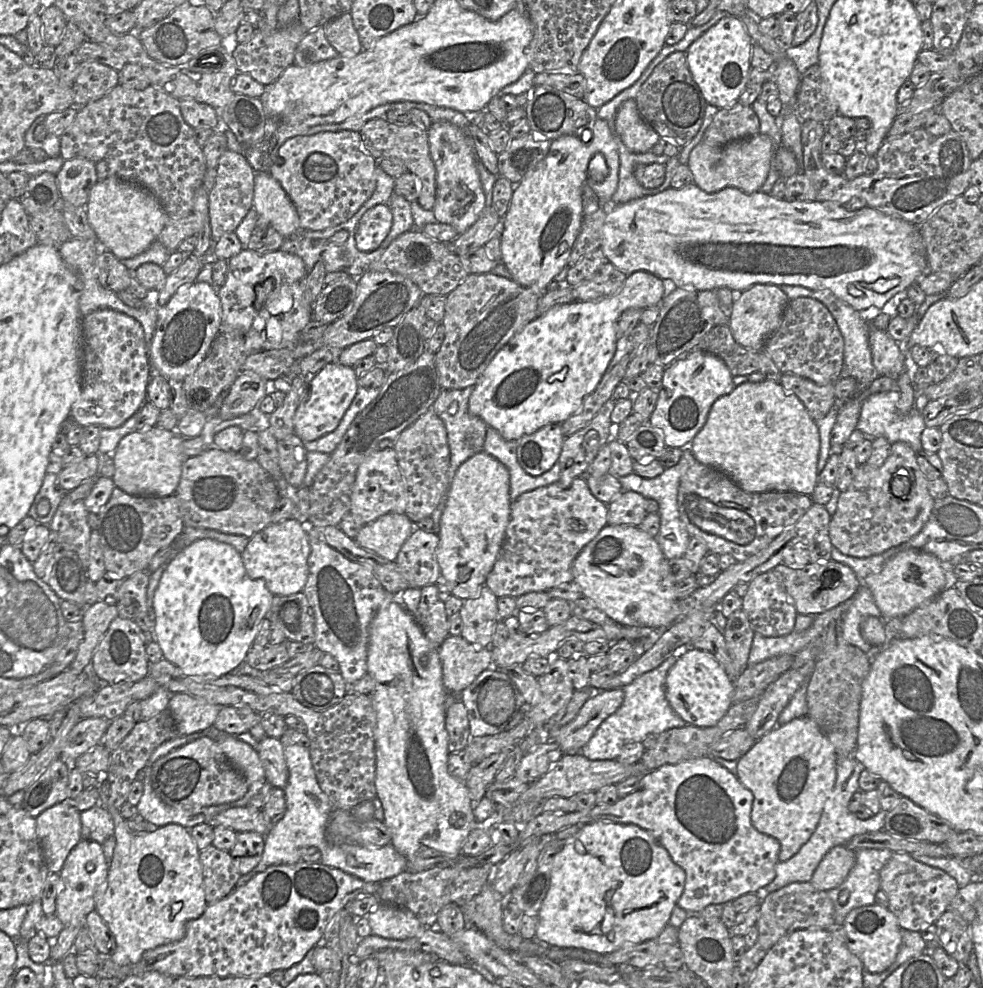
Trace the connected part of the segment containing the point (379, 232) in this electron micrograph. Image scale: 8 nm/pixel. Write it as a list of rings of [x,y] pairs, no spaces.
[[[377,204],[368,209],[359,220],[355,230],[355,244],[359,251],[377,249],[390,232],[392,213],[386,204]]]

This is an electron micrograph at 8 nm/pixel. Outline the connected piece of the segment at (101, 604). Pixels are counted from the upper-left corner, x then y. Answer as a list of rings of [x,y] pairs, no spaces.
[[[98,601],[83,609],[81,620],[84,638],[78,647],[75,659],[67,669],[80,675],[90,667],[95,648],[117,616],[116,605],[106,601]]]

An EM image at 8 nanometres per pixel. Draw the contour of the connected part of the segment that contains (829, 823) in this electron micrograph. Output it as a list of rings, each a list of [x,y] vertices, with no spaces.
[[[854,755],[837,758],[835,785],[825,802],[815,831],[793,857],[787,861],[780,861],[776,865],[775,879],[757,892],[760,897],[765,897],[767,894],[791,883],[810,882],[819,863],[830,849],[835,846],[846,845],[851,838],[857,835],[884,830],[887,812],[881,810],[870,818],[861,820],[849,810],[850,799],[859,790],[858,779],[864,769],[864,766],[855,759]]]

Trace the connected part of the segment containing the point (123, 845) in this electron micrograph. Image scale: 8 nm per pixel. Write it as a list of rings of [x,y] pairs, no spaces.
[[[113,806],[103,807],[112,816],[116,845],[109,862],[105,891],[96,902],[96,911],[115,937],[116,947],[110,958],[118,965],[138,963],[143,954],[156,947],[180,941],[186,934],[187,923],[199,918],[208,903],[204,891],[200,850],[189,829],[178,824],[167,824],[143,835],[131,834],[126,820]]]

